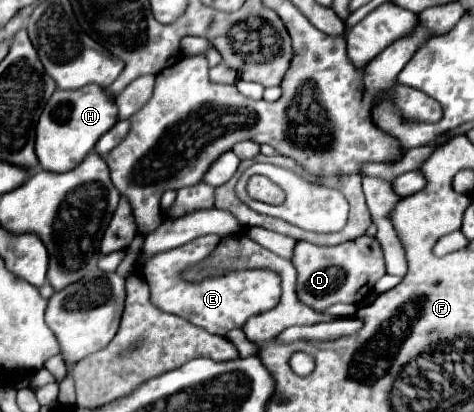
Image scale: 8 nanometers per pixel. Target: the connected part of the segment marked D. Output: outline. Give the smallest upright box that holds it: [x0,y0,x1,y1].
[294,235,386,311]

